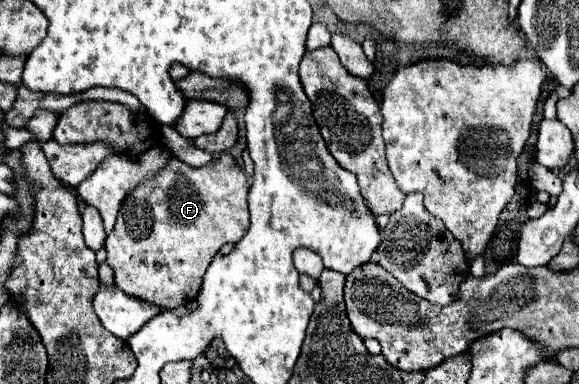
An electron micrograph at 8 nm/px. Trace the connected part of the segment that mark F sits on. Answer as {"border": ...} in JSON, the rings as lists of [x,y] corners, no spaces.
{"border":[[[219,154],[219,158],[201,168],[193,168],[171,156],[161,172],[139,182],[125,196],[115,228],[105,240],[107,264],[113,268],[115,284],[131,296],[157,300],[157,304],[165,304],[165,308],[177,308],[191,302],[199,294],[203,274],[219,248],[227,242],[235,244],[245,236],[249,228],[247,194],[247,178],[231,154]]]}

